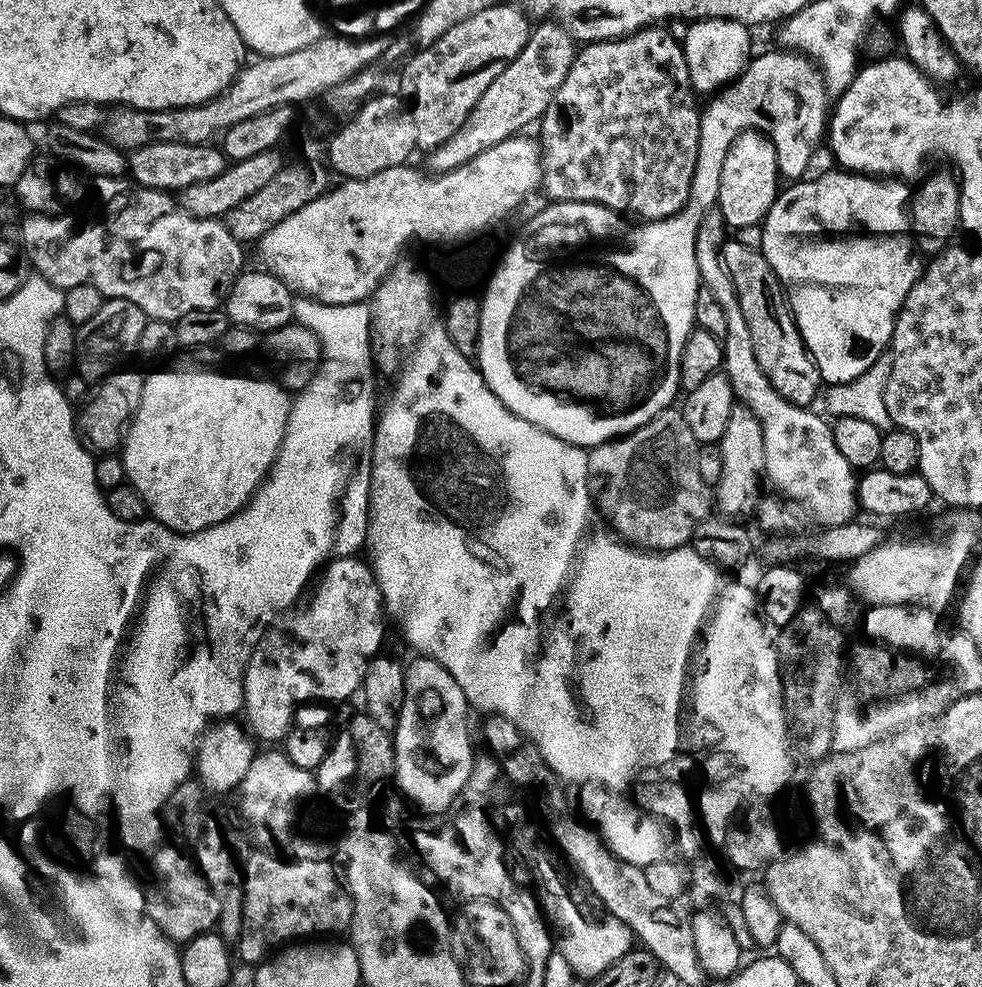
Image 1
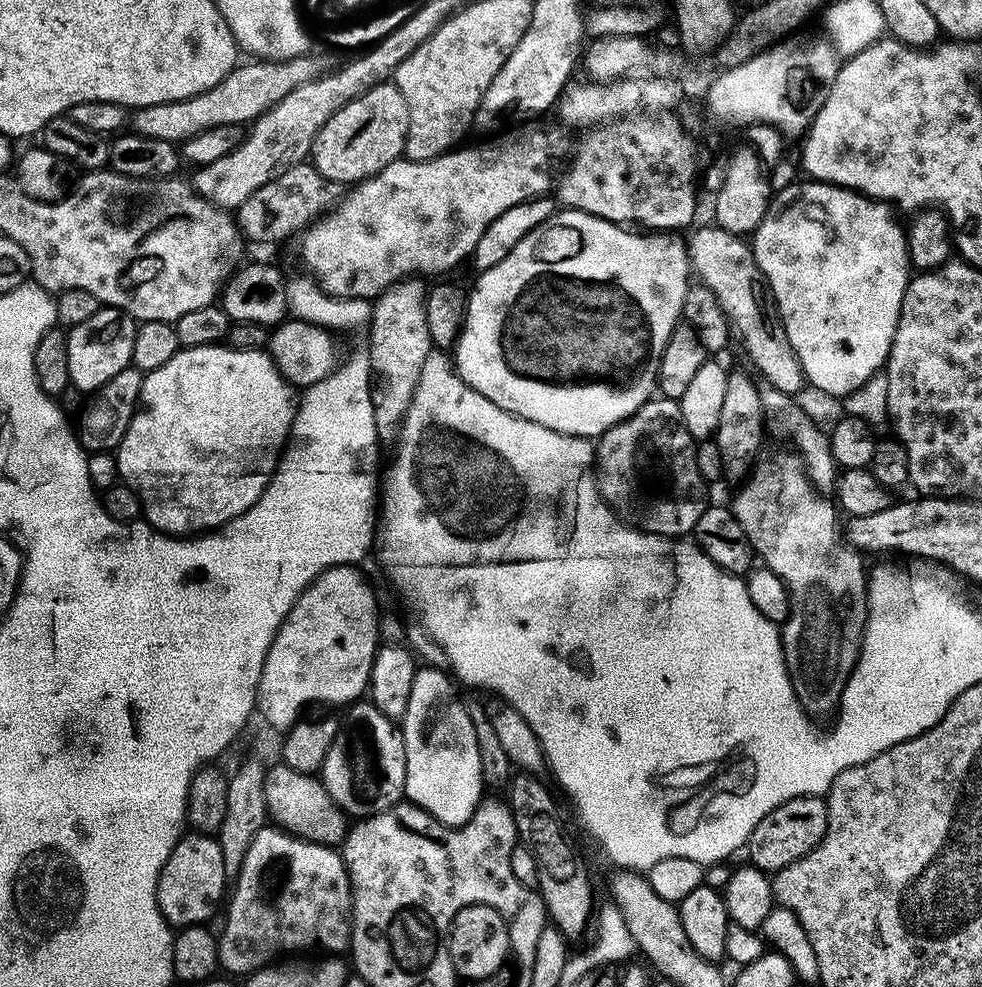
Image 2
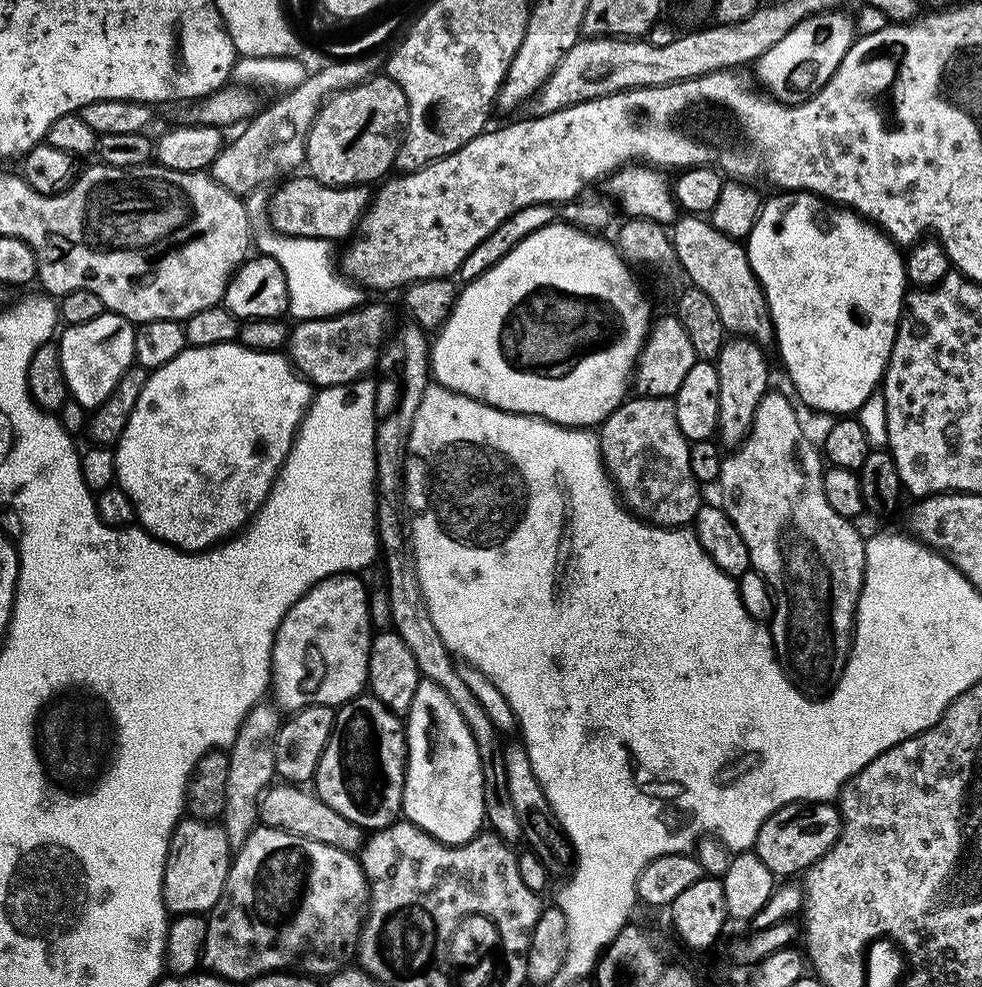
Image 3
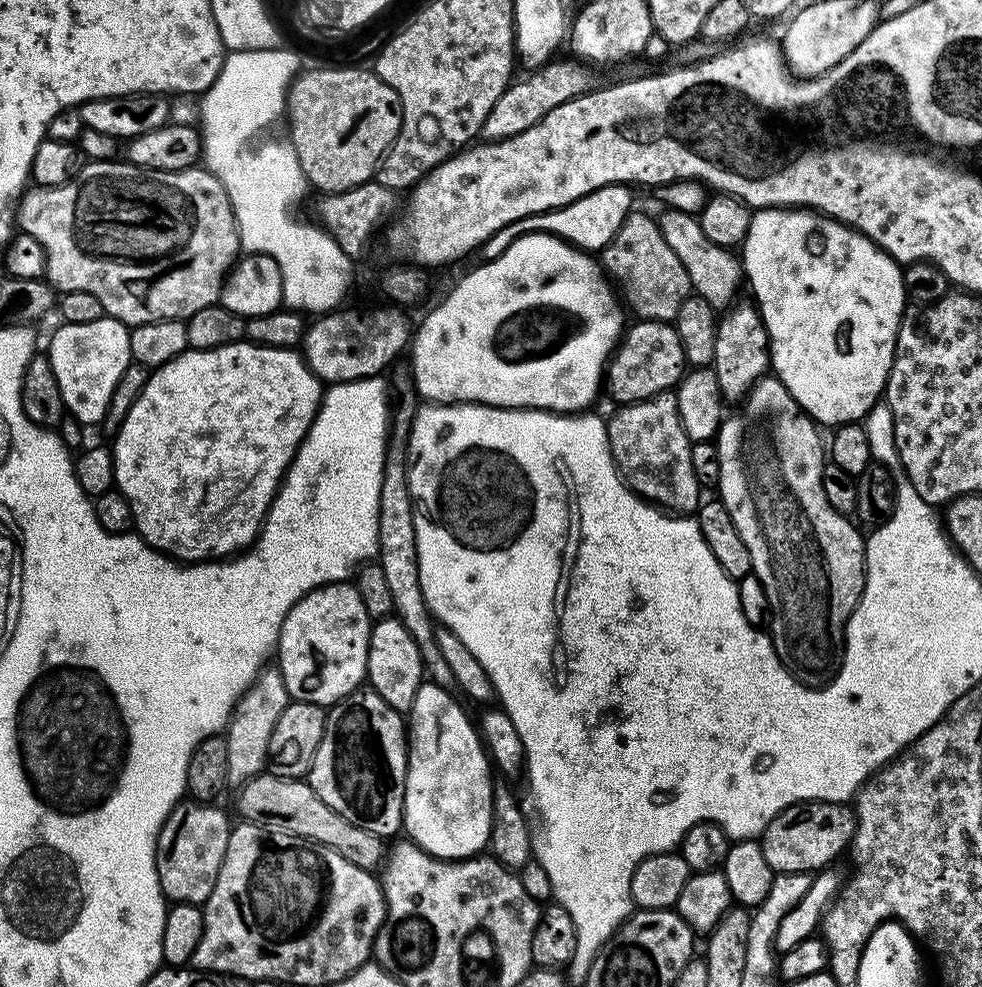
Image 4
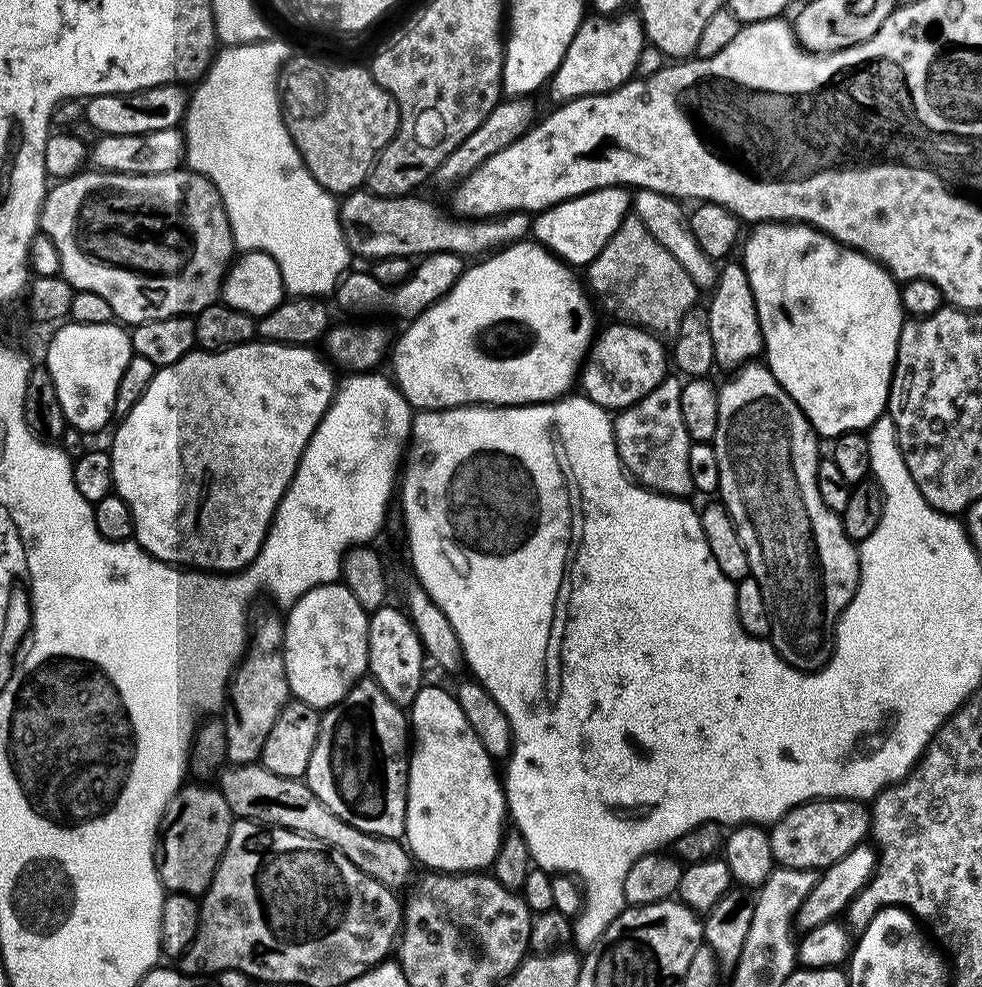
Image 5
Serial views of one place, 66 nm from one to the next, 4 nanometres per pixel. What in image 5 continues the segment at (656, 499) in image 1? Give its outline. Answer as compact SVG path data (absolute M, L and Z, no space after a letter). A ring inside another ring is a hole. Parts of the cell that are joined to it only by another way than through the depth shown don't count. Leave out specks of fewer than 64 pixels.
M665 378L646 398L629 408L617 411L614 416L612 433L616 439L618 458L625 469L644 487L651 492L661 492L663 496L688 498L693 495L694 489L690 482L690 446L694 443L688 436L686 422L682 422L682 390L683 383L678 379Z

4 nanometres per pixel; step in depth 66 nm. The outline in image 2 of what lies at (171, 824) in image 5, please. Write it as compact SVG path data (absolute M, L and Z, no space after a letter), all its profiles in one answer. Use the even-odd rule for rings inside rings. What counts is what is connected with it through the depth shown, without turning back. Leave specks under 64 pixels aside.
M189 831L181 835L174 850L170 850L170 858L166 858L160 876L156 879L156 901L160 913L164 915L167 924L176 930L189 928L192 924L207 925L216 907L218 912L225 899L229 880L230 869L222 858L219 839L212 834Z

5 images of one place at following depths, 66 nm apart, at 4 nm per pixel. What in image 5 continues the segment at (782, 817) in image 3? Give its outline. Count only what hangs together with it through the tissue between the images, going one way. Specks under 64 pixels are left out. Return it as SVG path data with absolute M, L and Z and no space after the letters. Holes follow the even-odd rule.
M821 798L807 800L804 804L791 808L783 818L771 825L768 841L770 842L772 859L779 867L823 870L834 862L838 862L838 858L846 858L846 854L850 854L850 850L854 850L859 844L865 843L869 832L870 812L861 801Z

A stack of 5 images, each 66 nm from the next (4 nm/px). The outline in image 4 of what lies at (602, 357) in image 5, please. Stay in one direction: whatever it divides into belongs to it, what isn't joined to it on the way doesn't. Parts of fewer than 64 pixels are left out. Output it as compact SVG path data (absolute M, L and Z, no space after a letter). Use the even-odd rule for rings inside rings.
M641 320L627 325L626 331L616 346L612 359L606 369L606 392L617 401L617 405L639 404L641 400L650 400L669 390L675 389L686 371L683 343L676 332L675 323L658 320Z

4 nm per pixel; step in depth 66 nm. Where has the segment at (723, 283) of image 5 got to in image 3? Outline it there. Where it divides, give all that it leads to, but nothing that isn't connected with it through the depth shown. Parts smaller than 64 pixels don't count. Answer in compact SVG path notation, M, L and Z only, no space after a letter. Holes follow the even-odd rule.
M739 334L725 339L714 359L718 370L718 440L721 445L738 446L748 436L758 410L758 402L770 390L768 356L756 341Z

